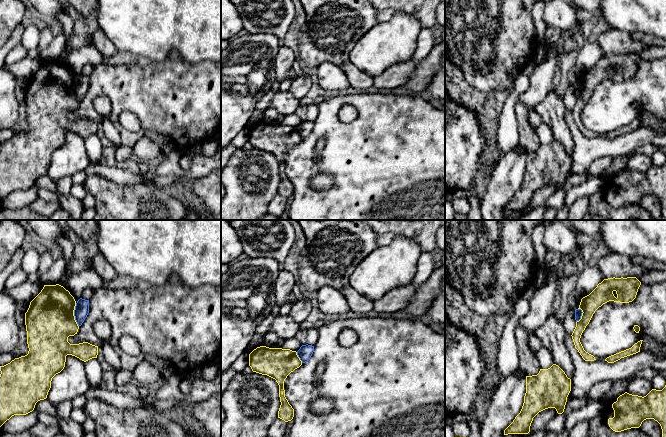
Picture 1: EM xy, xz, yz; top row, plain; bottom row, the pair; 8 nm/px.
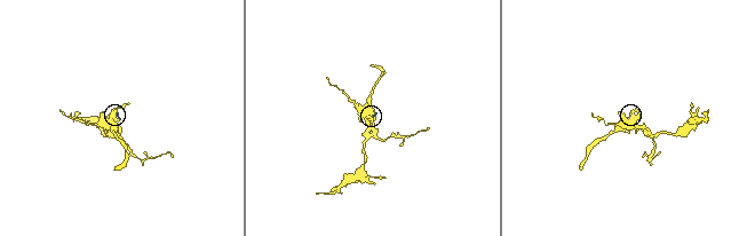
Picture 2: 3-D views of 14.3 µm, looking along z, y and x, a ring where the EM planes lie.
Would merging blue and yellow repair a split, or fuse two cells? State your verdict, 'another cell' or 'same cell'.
another cell

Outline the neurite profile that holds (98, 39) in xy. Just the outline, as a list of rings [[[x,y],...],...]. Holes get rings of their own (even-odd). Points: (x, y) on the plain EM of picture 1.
[[[101,29],[91,34],[89,44],[93,45],[103,57],[110,57],[119,52]]]

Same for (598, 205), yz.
[[[592,193],[589,196],[588,213],[600,215],[609,220],[629,220],[632,218],[655,220],[640,204],[631,204],[621,208],[613,207],[603,193]]]

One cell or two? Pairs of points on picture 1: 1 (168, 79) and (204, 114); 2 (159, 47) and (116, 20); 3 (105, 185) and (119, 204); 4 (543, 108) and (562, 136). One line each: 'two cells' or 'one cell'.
1: one cell
2: one cell
3: one cell
4: one cell

